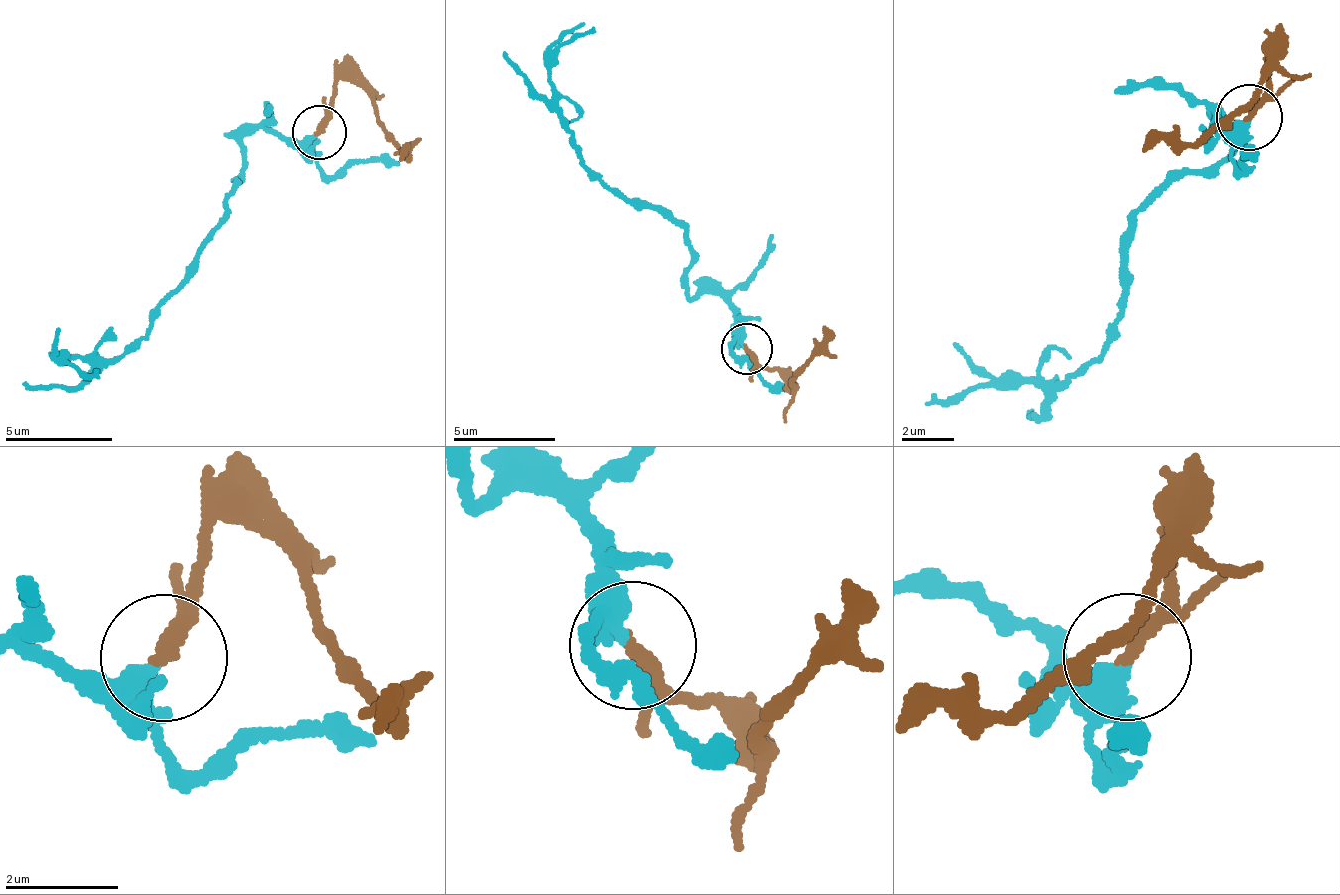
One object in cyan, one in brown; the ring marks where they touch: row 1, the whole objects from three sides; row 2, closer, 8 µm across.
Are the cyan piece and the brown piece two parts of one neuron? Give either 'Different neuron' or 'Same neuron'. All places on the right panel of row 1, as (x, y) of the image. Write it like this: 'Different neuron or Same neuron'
Same neuron

